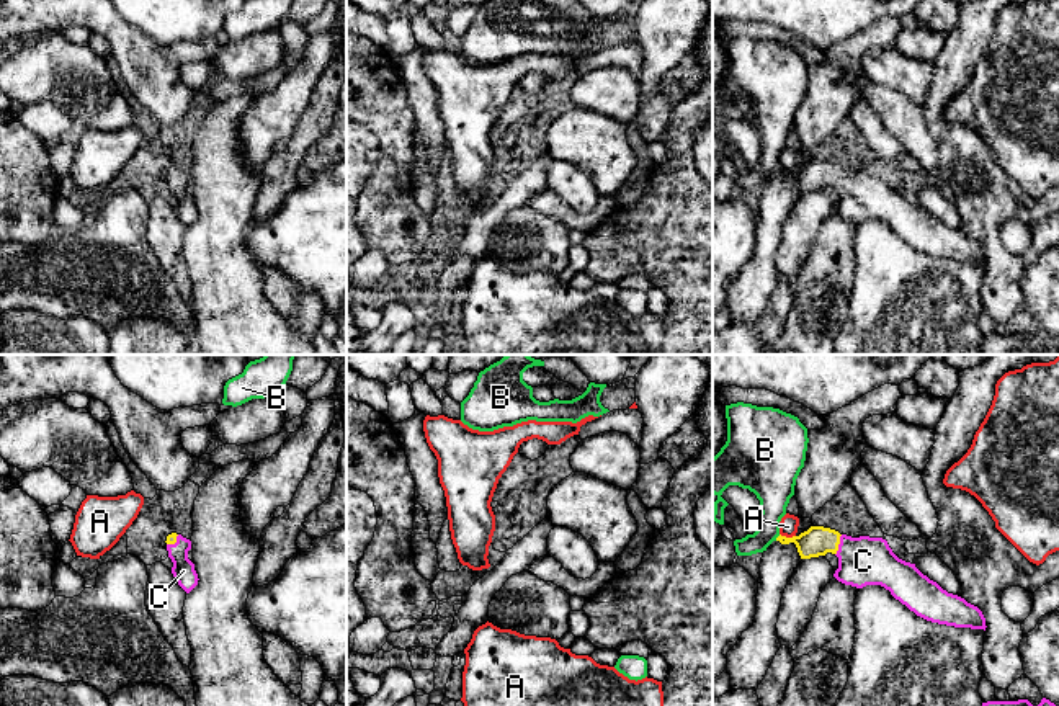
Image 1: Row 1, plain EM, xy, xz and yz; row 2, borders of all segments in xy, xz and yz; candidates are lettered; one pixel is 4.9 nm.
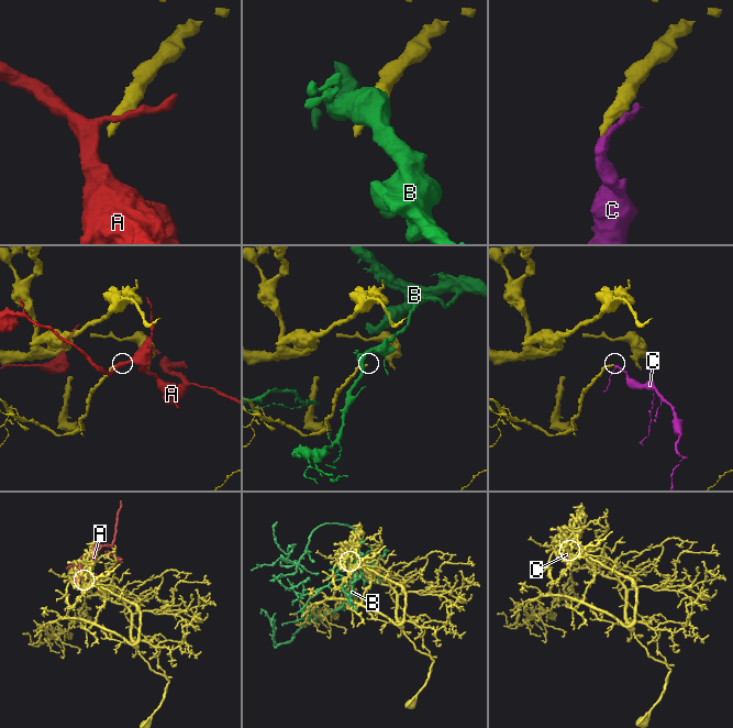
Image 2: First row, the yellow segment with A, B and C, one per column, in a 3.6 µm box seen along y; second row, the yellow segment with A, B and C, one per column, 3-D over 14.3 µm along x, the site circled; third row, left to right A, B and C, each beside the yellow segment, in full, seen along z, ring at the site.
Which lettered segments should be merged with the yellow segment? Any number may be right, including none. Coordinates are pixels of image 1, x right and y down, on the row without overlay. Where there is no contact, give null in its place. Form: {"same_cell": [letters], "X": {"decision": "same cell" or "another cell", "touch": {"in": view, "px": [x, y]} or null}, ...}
{"same_cell": ["C"], "A": {"decision": "another cell", "touch": {"in": "yz", "px": [788, 172]}}, "B": {"decision": "another cell", "touch": {"in": "yz", "px": [777, 172]}}, "C": {"decision": "same cell", "touch": {"in": "yz", "px": [837, 178]}}}

